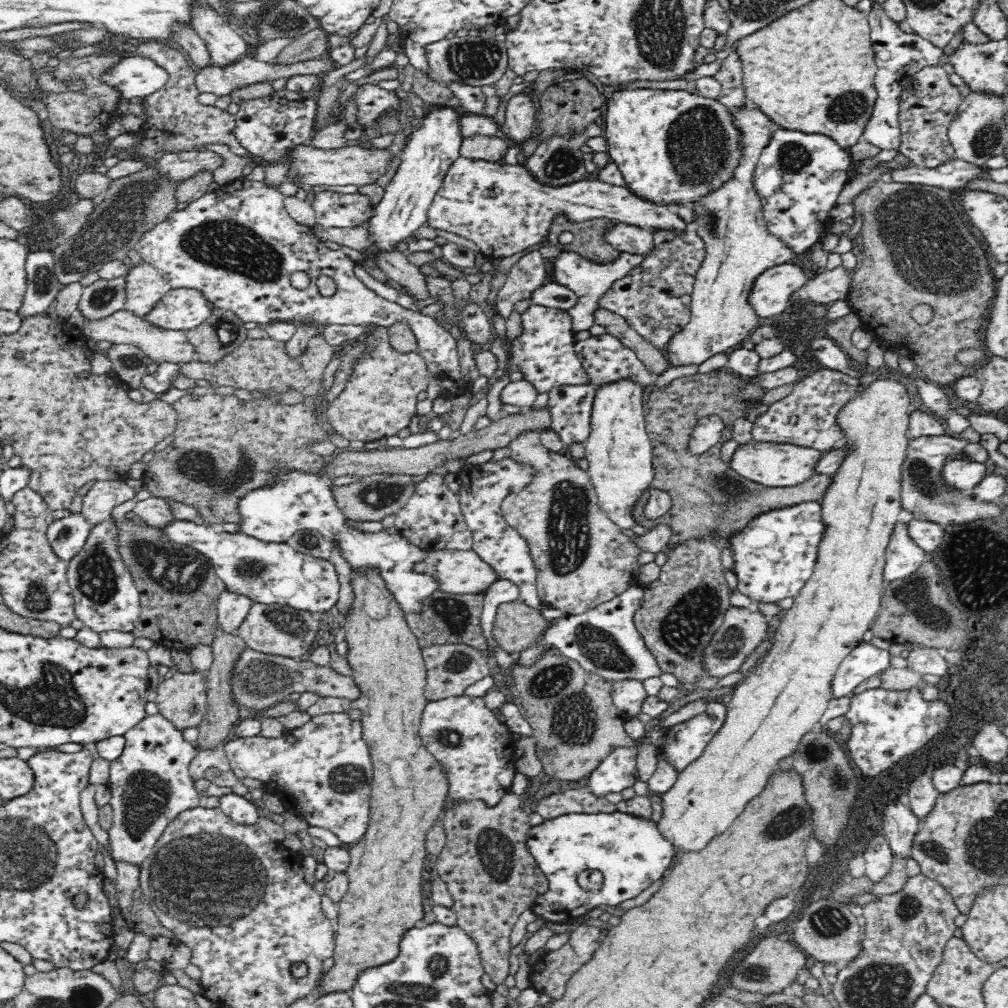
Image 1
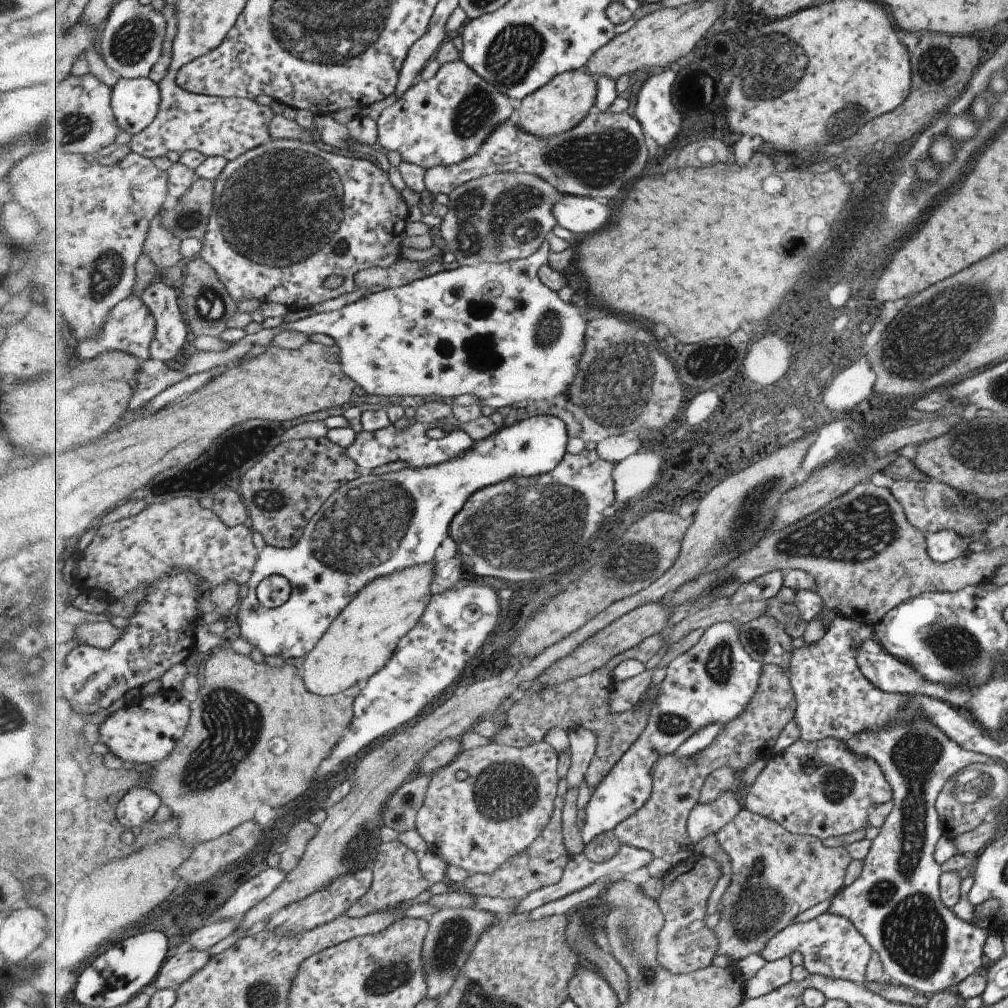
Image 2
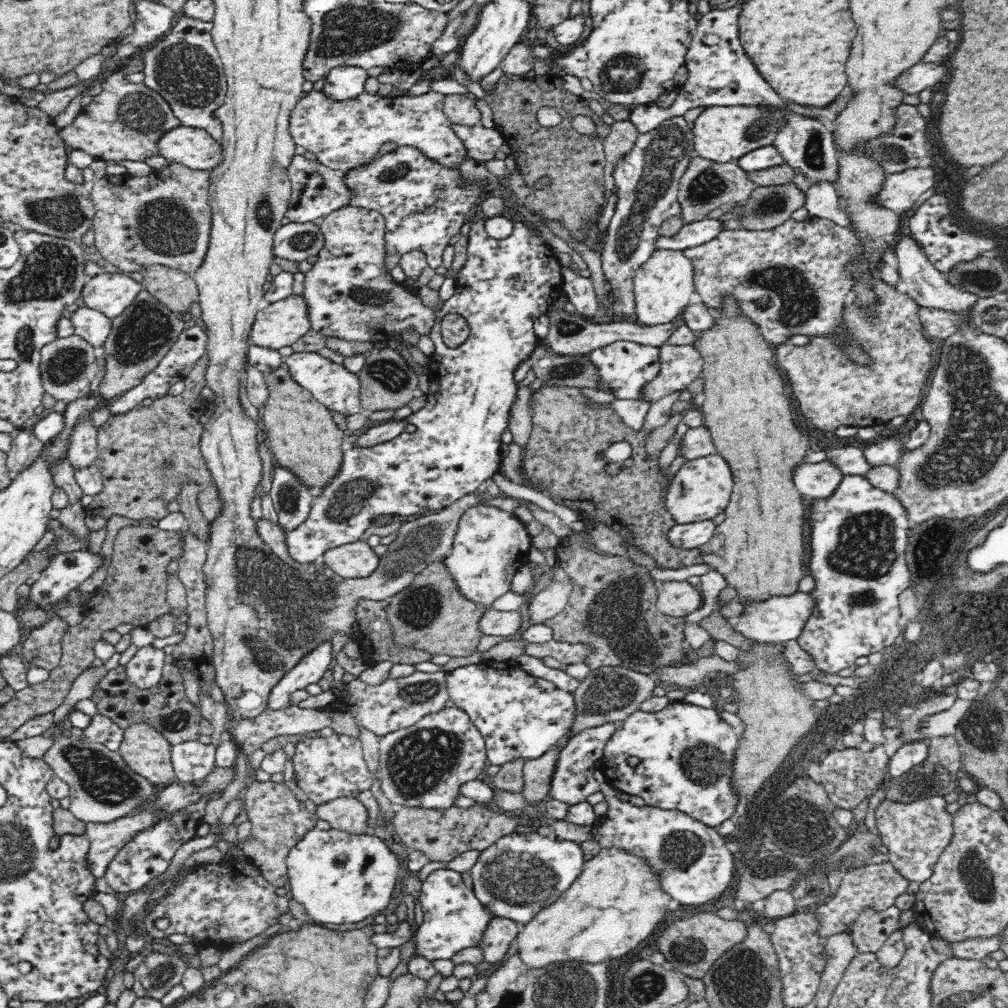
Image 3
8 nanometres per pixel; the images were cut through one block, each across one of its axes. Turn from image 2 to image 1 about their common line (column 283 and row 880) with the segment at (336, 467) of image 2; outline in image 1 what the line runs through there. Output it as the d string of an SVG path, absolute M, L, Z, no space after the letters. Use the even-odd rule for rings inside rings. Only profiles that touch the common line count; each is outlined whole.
M507 793L496 805L488 805L485 800L456 801L450 810L445 810L439 824L445 829L446 846L436 856L435 869L450 891L453 902L452 909L457 917L457 925L463 928L478 945L482 966L490 989L503 984L510 974L510 956L516 949L510 942L511 932L519 916L528 907L540 903L547 892L549 883L544 871L538 866L536 859L530 854L528 838L532 824L529 815L522 809L520 796Z

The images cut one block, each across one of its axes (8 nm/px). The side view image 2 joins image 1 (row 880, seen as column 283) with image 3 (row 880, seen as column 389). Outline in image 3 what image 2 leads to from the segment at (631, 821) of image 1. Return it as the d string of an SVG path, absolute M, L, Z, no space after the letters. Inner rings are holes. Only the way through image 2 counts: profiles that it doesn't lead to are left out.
M510 832L491 844L486 850L479 851L478 858L470 870L473 880L473 892L485 906L490 916L510 919L528 924L544 907L556 902L573 882L581 875L585 867L585 856L580 843L574 840L556 838L550 840L542 834L516 834Z

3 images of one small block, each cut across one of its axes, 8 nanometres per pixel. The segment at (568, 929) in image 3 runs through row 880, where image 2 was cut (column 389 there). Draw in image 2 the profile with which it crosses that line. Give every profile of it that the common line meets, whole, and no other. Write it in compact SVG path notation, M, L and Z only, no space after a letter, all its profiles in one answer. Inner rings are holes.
M438 561L407 567L392 575L372 580L337 616L317 650L305 656L303 678L309 690L321 696L337 694L353 684L365 683L388 665L406 634L420 624L432 601L432 585ZM363 680L363 682L361 682Z

